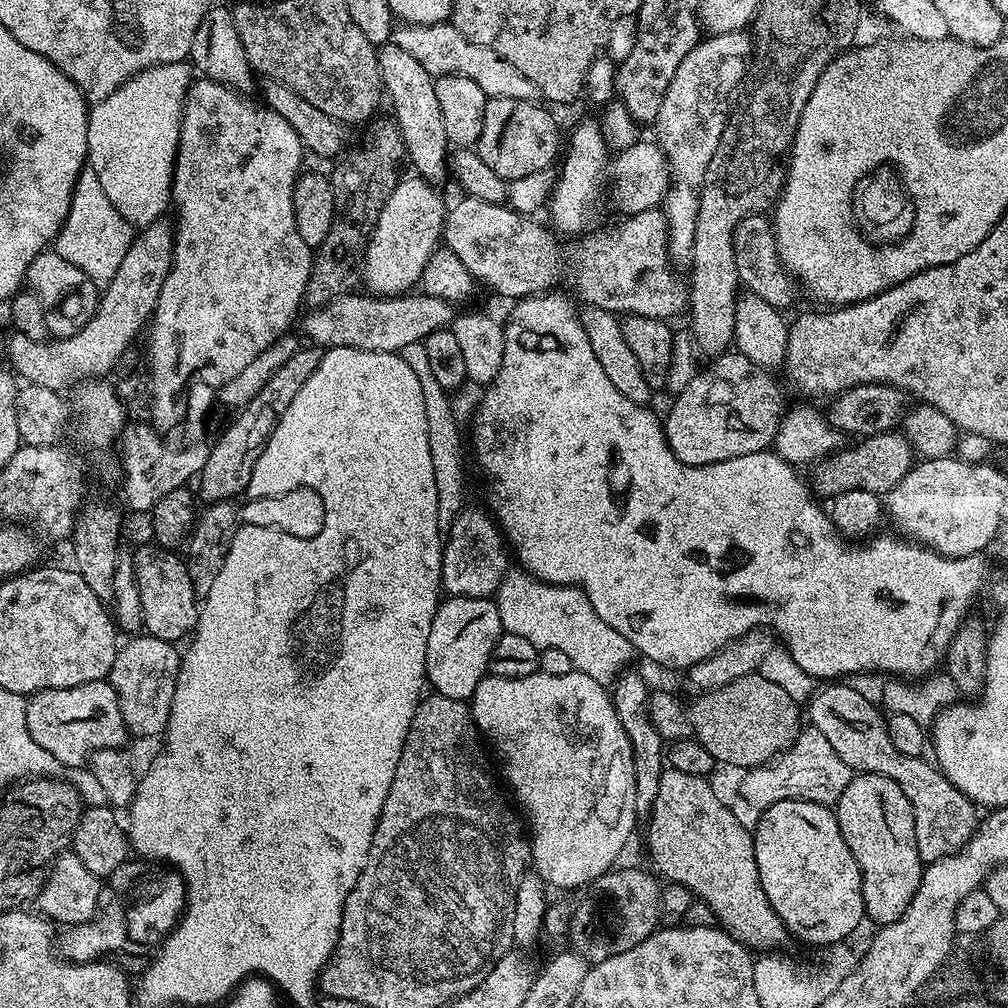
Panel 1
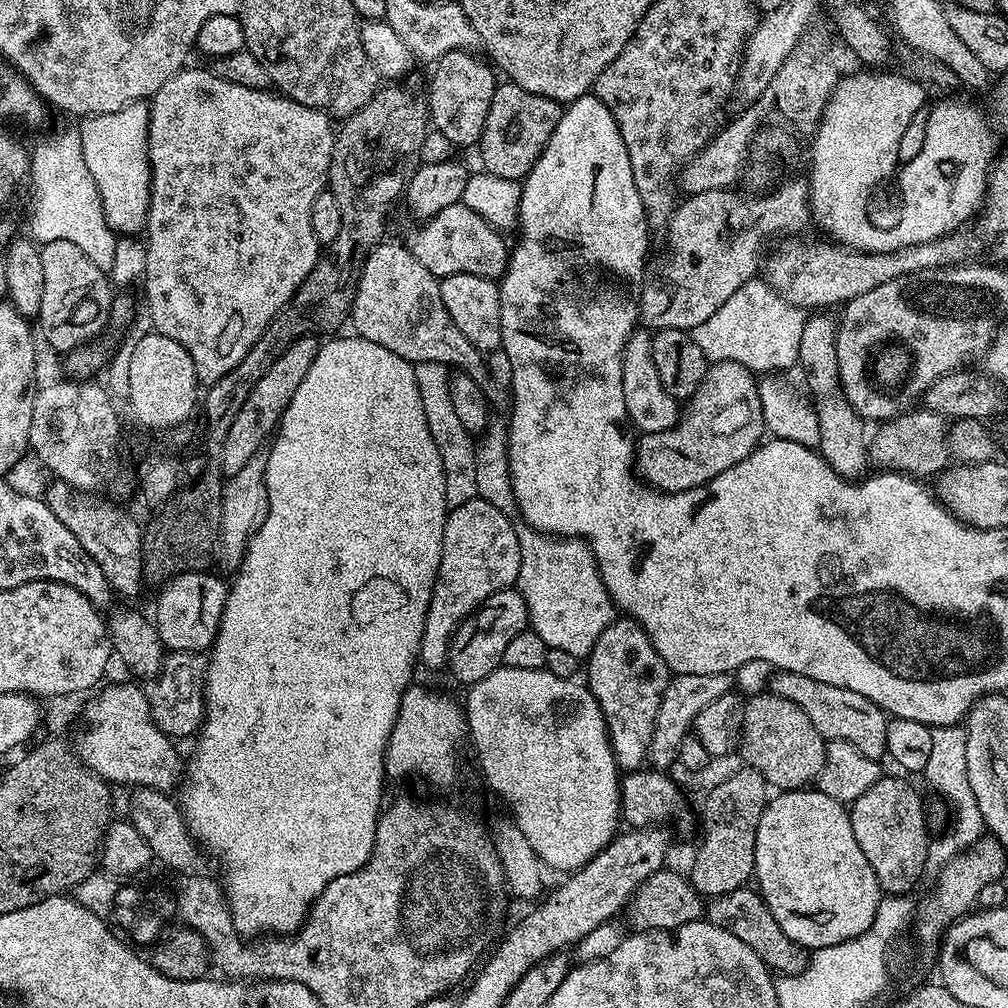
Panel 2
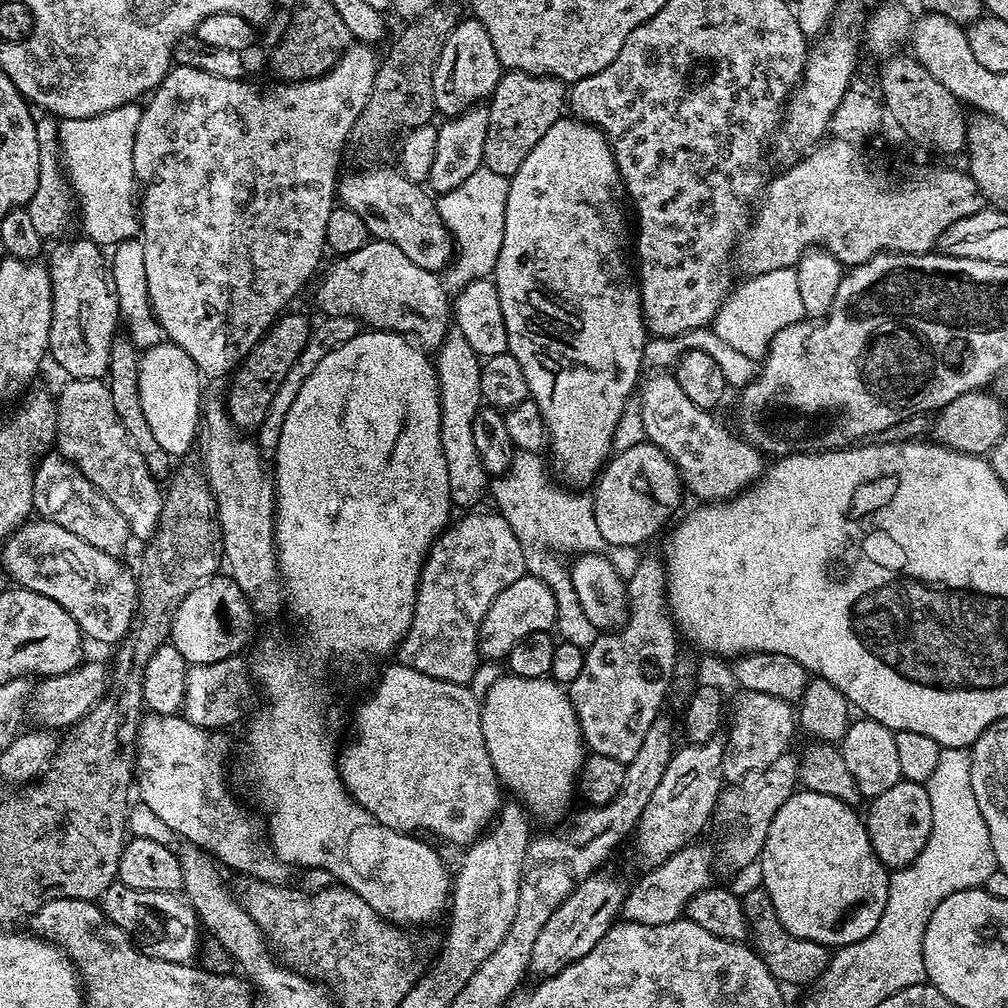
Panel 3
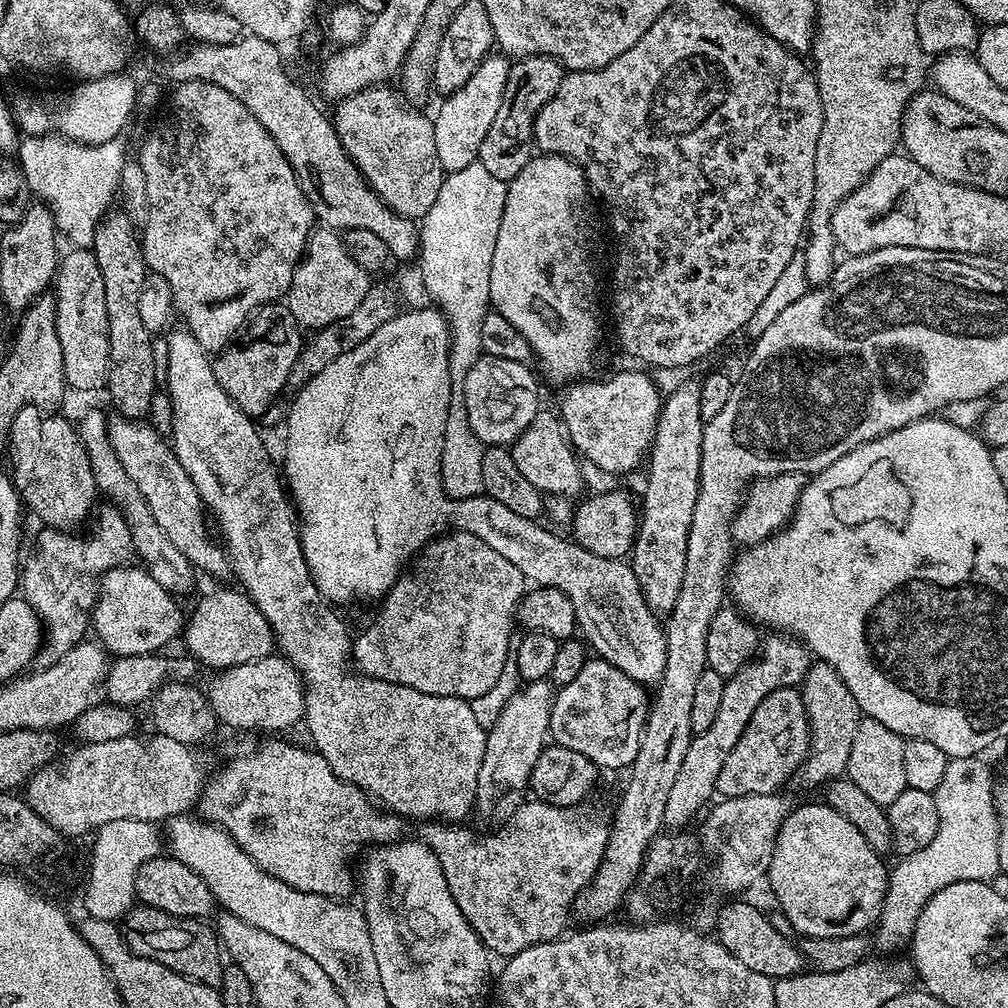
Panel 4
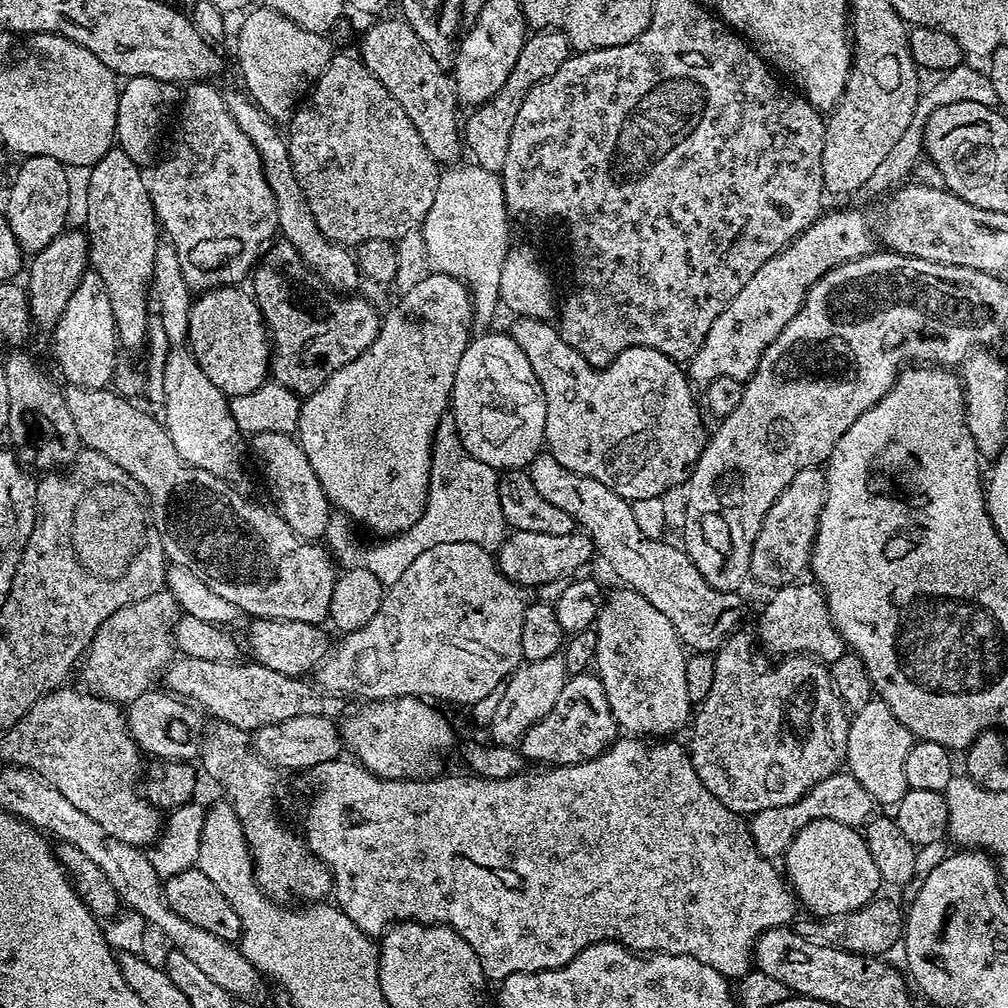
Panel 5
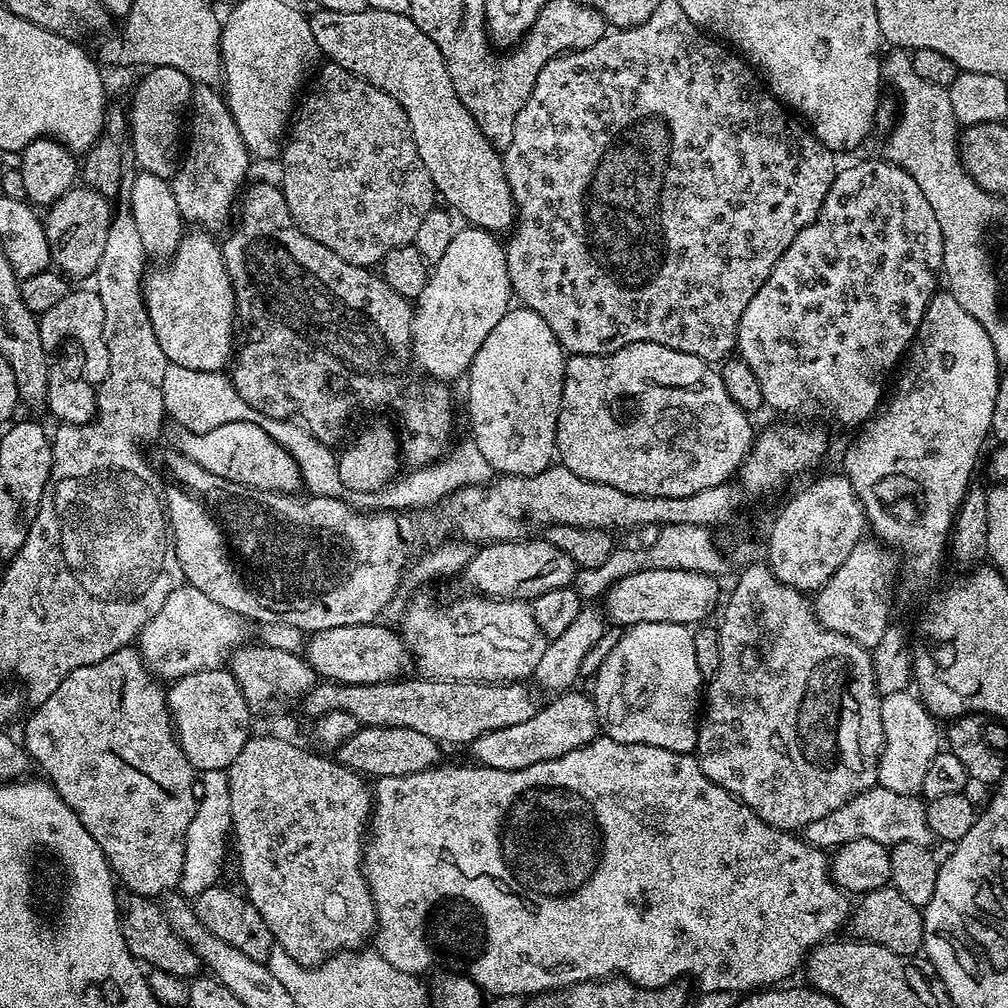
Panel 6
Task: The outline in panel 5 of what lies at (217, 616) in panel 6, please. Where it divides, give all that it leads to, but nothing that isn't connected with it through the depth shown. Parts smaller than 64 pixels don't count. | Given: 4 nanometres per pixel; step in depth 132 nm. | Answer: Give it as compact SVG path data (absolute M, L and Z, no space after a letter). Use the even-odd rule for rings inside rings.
M167 590L150 594L110 614L83 657L83 687L121 706L149 691L174 659L174 633L181 615L179 602Z

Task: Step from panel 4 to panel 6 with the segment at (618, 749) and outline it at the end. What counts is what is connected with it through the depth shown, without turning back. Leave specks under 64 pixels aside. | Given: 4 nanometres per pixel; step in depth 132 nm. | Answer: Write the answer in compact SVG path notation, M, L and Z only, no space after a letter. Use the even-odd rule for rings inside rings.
M569 690L561 692L548 705L537 707L534 718L526 718L526 722L518 722L518 726L506 726L502 730L494 730L490 734L482 734L473 740L470 751L477 765L498 770L522 770L526 766L534 766L538 762L556 760L559 756L570 754L570 750L578 750L592 740L597 739L602 732L600 711L596 708L596 701L591 695L584 692Z

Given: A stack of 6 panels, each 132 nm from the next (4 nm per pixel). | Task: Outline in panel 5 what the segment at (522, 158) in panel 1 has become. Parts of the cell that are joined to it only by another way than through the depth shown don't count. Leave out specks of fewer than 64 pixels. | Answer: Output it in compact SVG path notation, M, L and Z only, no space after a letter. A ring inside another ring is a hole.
M536 30L524 41L522 54L518 54L516 71L506 78L506 86L487 104L481 104L476 112L463 125L462 132L466 137L466 148L472 151L471 159L481 168L497 174L503 173L506 166L506 156L510 154L511 134L515 128L515 119L522 110L522 102L528 97L528 92L534 90L546 78L550 78L559 70L574 49L564 37L563 32L555 30Z

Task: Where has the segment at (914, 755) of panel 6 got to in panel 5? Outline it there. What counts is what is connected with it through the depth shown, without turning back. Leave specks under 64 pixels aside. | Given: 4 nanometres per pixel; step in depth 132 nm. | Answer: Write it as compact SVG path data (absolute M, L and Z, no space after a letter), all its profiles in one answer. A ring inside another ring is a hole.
M879 698L866 702L866 706L855 711L848 726L848 759L847 771L851 772L862 786L872 795L877 805L899 804L901 798L910 789L906 780L906 756L910 754L914 737L902 722L894 716L890 706Z

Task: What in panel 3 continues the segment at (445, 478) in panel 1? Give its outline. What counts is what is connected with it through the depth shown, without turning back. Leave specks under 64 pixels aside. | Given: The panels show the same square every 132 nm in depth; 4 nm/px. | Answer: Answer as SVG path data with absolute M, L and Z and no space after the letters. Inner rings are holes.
M449 331L448 337L434 352L436 377L440 387L440 433L442 454L446 454L446 474L450 486L450 498L457 509L471 509L480 499L485 499L490 488L488 471L478 458L474 446L474 414L482 407L480 395L481 357L470 350L470 342L458 331Z

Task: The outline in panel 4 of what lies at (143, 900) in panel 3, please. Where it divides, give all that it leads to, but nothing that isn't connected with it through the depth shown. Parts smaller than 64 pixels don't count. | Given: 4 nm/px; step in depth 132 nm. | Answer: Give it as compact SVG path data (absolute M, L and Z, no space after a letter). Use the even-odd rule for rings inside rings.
M145 904L133 907L122 920L124 939L137 956L145 956L199 984L219 985L226 976L226 960L215 927L204 920L182 918Z

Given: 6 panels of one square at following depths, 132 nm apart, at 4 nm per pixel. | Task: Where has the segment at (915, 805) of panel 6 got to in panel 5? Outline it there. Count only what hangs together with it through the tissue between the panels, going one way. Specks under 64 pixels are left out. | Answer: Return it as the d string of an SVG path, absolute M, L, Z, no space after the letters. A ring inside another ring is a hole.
M841 770L835 772L830 778L818 782L818 786L814 786L798 802L790 806L778 806L755 813L751 817L750 827L752 837L761 854L766 858L780 858L787 853L796 835L806 826L810 826L812 822L829 820L830 822L842 822L846 826L859 829L873 819L872 808L874 809L874 801L872 795L866 790L866 786L862 786L862 782L858 782L858 778L854 778L851 772Z

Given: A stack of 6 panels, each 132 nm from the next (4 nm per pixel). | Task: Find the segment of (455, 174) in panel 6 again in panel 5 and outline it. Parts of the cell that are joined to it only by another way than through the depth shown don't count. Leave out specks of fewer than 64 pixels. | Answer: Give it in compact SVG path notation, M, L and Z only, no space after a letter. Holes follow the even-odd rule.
M388 19L369 23L372 25L360 40L359 59L390 90L390 94L398 98L435 160L444 166L455 165L459 161L456 159L460 156L460 148L462 152L462 120L456 117L458 101L453 77L444 73L445 65L431 56L407 20Z

